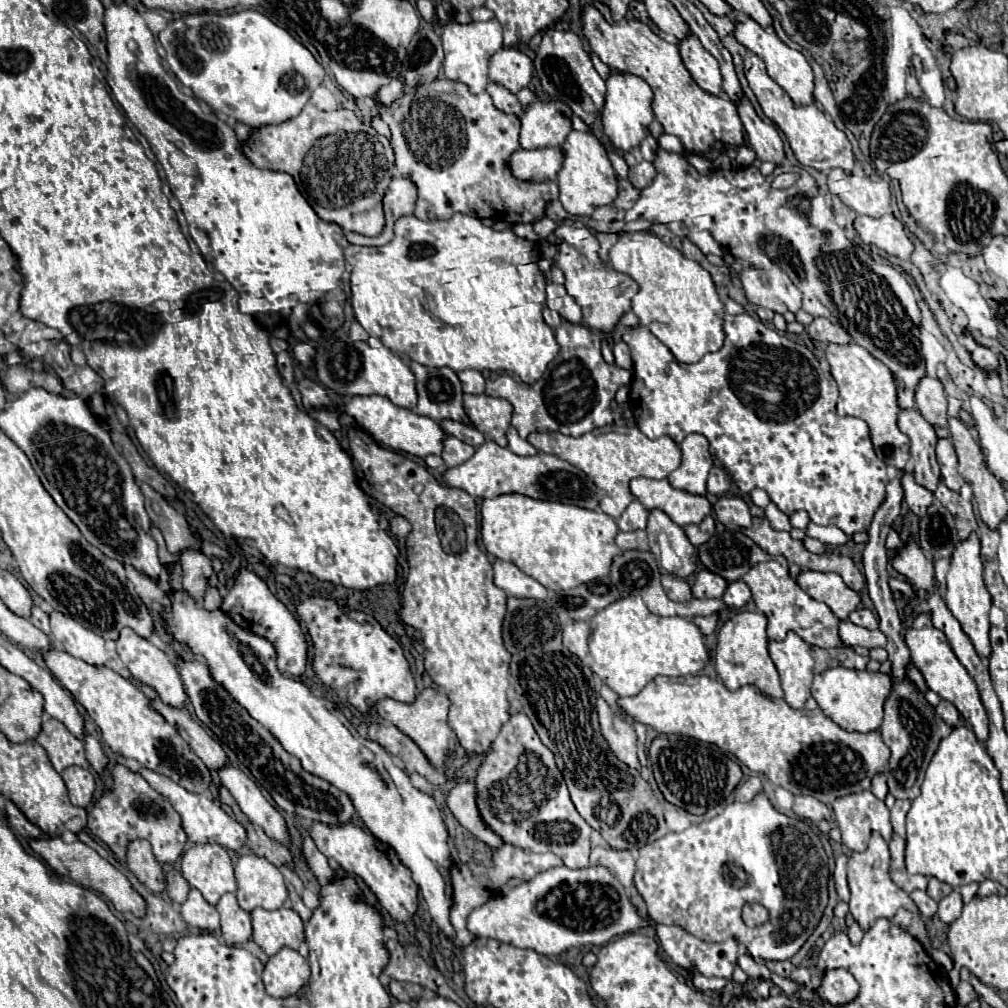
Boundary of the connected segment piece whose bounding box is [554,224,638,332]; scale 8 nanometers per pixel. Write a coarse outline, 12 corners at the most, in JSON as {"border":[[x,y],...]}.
{"border":[[560,224],[556,264],[584,322],[614,330],[638,284],[598,256],[590,228]]}

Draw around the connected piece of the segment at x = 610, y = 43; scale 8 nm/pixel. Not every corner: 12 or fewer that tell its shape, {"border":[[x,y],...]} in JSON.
{"border":[[582,8],[582,32],[614,70],[644,78],[654,114],[690,154],[740,146],[736,106],[702,90],[678,46],[640,20]]}

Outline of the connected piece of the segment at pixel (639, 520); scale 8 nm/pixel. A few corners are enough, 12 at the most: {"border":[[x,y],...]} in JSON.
{"border":[[634,500],[618,518],[622,532],[644,530],[648,508]]}

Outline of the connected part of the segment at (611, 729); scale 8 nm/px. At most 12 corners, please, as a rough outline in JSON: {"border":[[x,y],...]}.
{"border":[[602,696],[602,736],[620,762],[638,770],[636,732]]}

